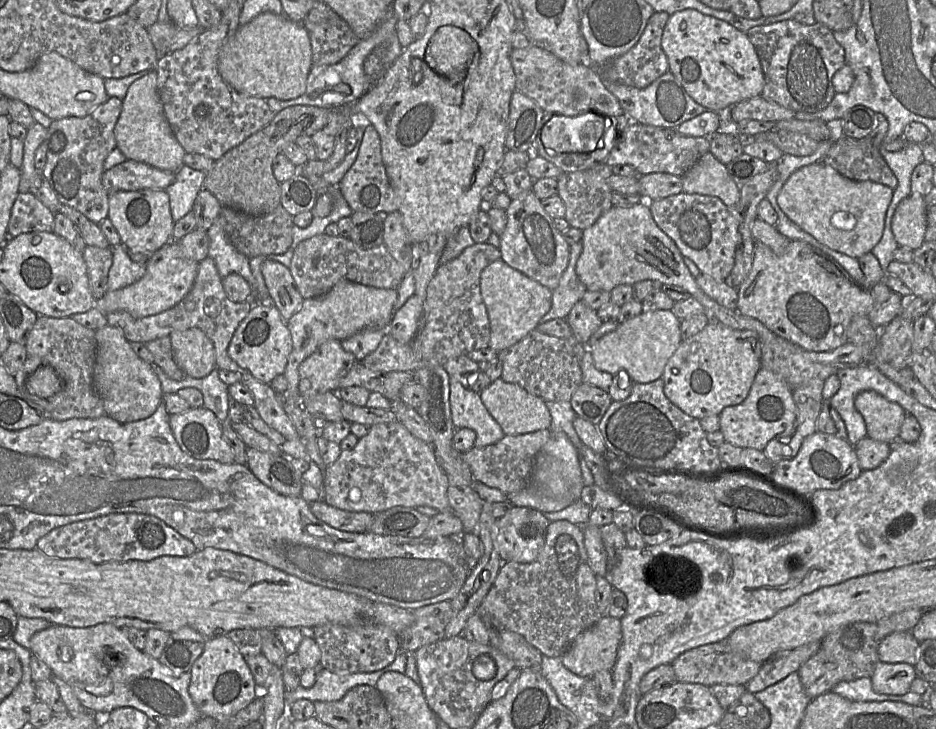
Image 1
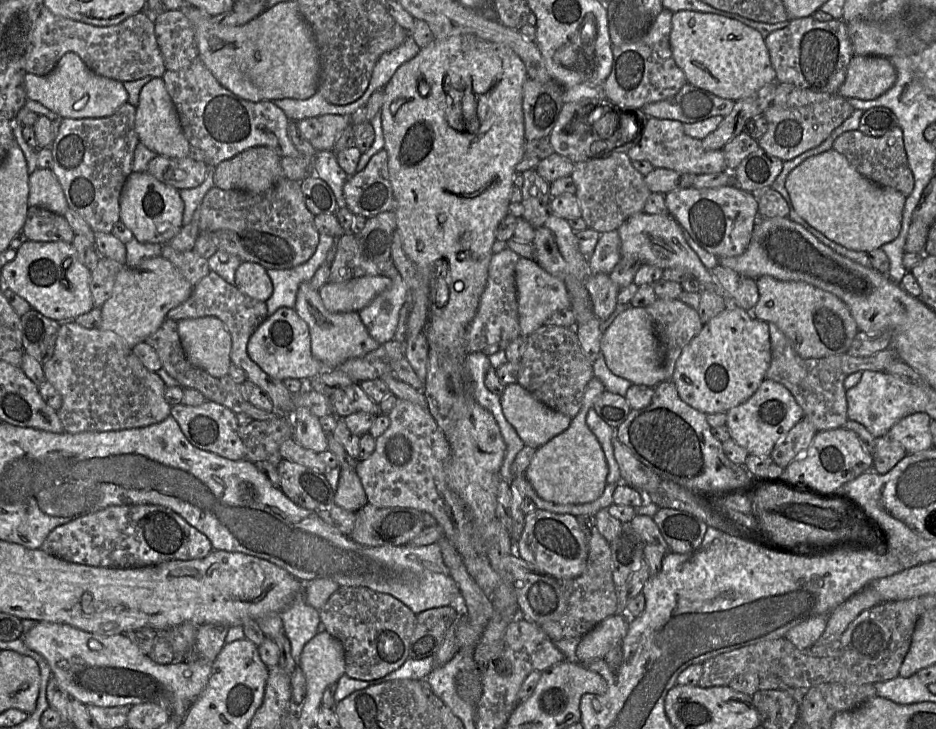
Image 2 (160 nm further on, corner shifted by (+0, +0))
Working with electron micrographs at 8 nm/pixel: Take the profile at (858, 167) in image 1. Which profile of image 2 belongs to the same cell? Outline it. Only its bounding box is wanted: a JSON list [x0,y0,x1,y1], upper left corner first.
[832,127,914,197]

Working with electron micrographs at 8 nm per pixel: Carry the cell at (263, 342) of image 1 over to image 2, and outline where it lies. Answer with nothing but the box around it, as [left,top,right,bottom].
[247,307,324,381]

